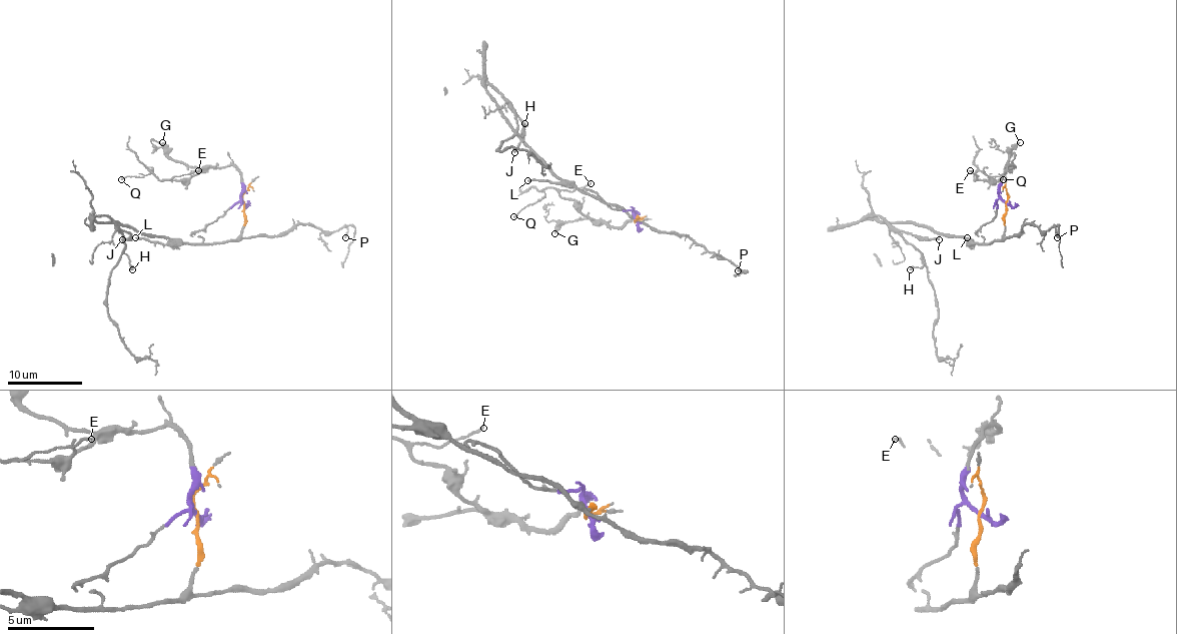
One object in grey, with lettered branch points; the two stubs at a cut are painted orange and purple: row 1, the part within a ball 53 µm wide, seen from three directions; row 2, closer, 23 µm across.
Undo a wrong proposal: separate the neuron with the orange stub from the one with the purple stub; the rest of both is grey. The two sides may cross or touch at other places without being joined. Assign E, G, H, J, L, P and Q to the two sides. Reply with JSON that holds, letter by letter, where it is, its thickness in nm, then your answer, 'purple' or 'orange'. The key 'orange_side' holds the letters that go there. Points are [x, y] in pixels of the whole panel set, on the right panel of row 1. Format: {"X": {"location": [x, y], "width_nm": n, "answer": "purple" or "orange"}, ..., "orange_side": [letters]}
{"E": {"location": [970, 170], "width_nm": 130, "answer": "purple"}, "G": {"location": [1020, 142], "width_nm": 300, "answer": "purple"}, "H": {"location": [910, 269], "width_nm": 180, "answer": "orange"}, "J": {"location": [939, 239], "width_nm": 180, "answer": "orange"}, "L": {"location": [967, 237], "width_nm": 200, "answer": "orange"}, "P": {"location": [1057, 237], "width_nm": 110, "answer": "orange"}, "Q": {"location": [1003, 179], "width_nm": 110, "answer": "purple"}, "orange_side": ["H", "J", "L", "P"]}

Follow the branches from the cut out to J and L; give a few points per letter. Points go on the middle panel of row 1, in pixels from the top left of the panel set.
J: (637, 220), (614, 205), (570, 188), (519, 135), (485, 88), (487, 85), (523, 126), (521, 141), (513, 152)
L: (637, 220), (614, 205), (603, 203), (575, 188), (547, 180), (527, 180)

